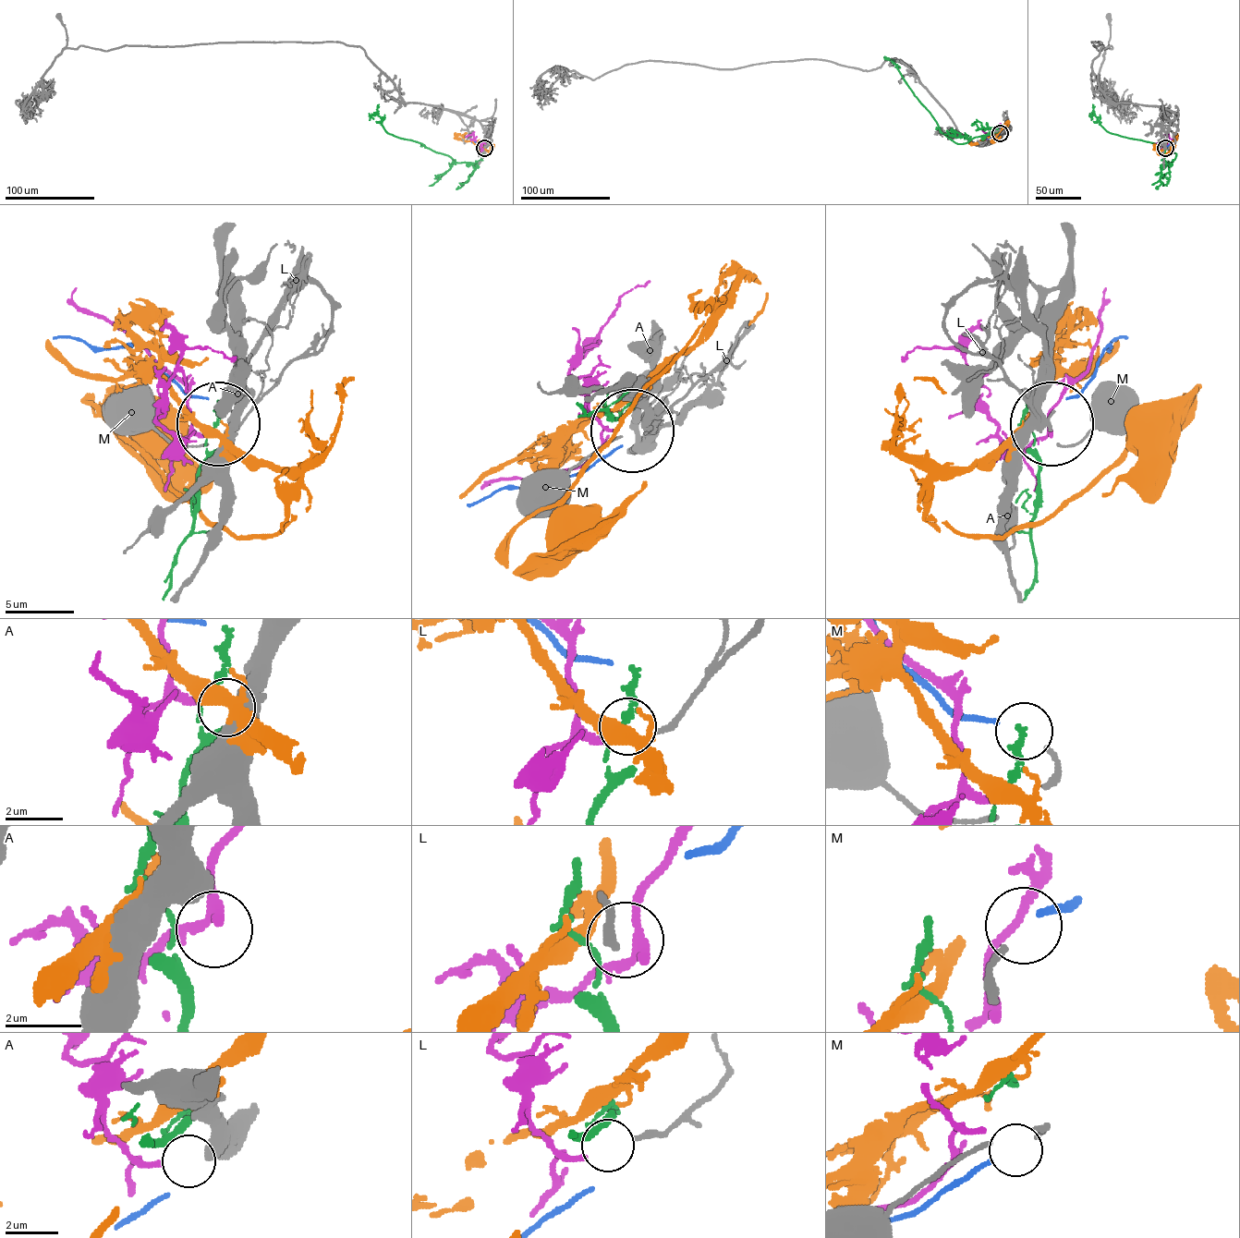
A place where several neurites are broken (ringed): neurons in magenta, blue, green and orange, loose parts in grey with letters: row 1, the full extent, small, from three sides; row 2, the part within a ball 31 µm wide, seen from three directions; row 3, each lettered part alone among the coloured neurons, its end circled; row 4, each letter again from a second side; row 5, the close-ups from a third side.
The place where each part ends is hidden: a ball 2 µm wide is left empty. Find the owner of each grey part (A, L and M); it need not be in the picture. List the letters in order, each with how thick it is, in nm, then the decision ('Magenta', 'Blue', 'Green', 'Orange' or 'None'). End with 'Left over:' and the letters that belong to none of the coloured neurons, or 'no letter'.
A: Thickness 750 nm. None
L: Thickness 200 nm. Magenta
M: Thickness 150 nm. Blue
Left over: A

